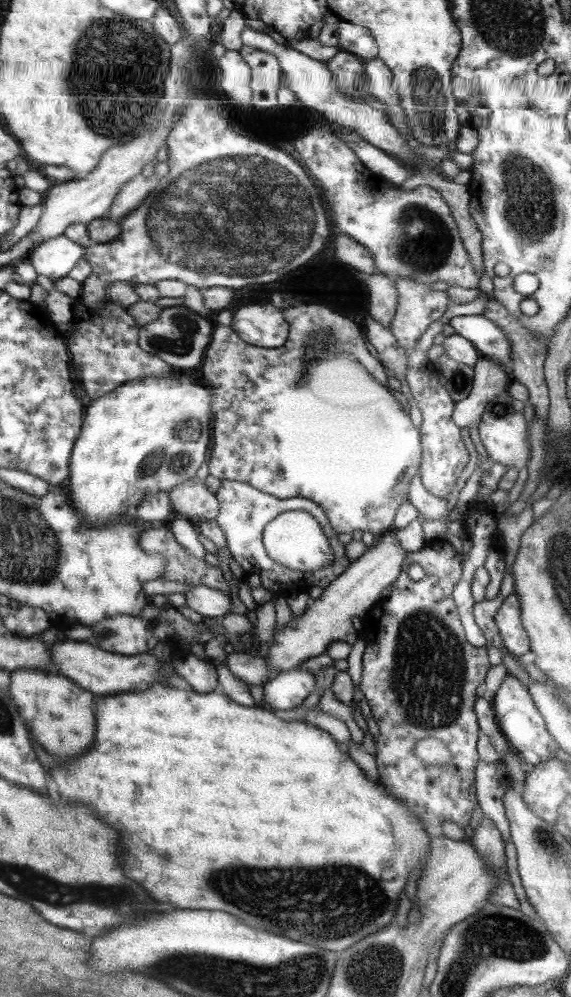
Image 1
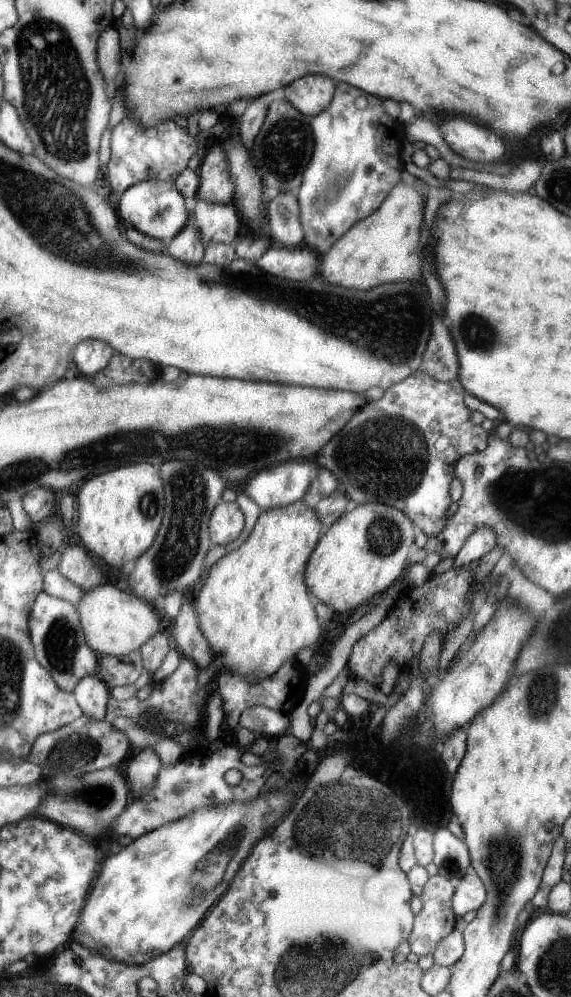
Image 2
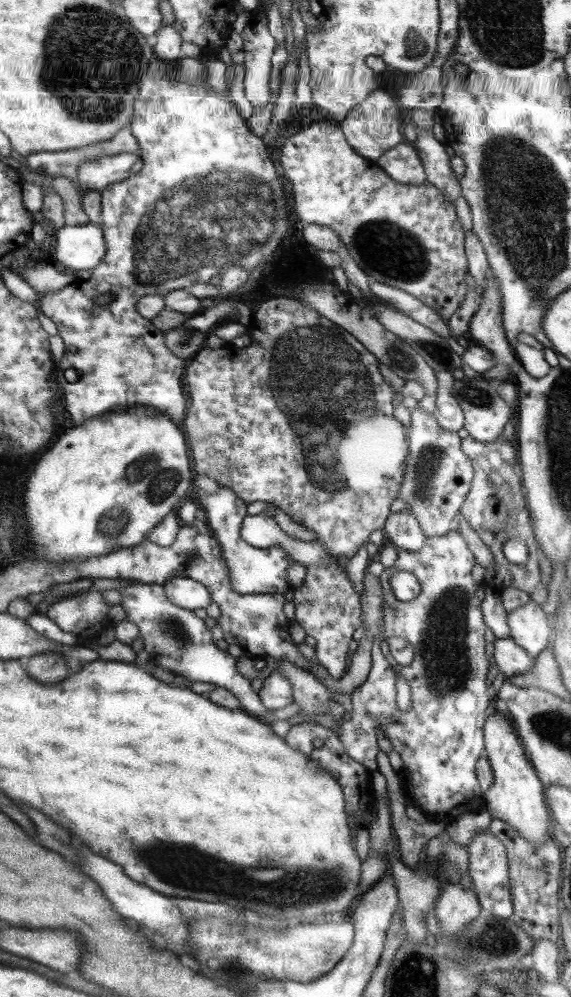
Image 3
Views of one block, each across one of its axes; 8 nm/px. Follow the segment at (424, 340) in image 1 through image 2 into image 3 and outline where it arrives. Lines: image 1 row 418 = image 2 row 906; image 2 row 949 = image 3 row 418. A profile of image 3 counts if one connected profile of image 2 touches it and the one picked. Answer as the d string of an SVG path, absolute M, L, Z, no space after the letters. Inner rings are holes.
M420 405L411 412L412 427L407 433L408 460L404 462L404 476L402 476L402 486L398 490L398 496L403 502L410 504L406 510L412 511L422 531L427 537L442 536L448 533L455 524L456 517L460 514L462 504L464 504L466 494L470 490L470 484L474 476L473 466L469 457L466 457L461 449L461 438L456 432L450 432L438 425L438 421L433 415L427 414Z

